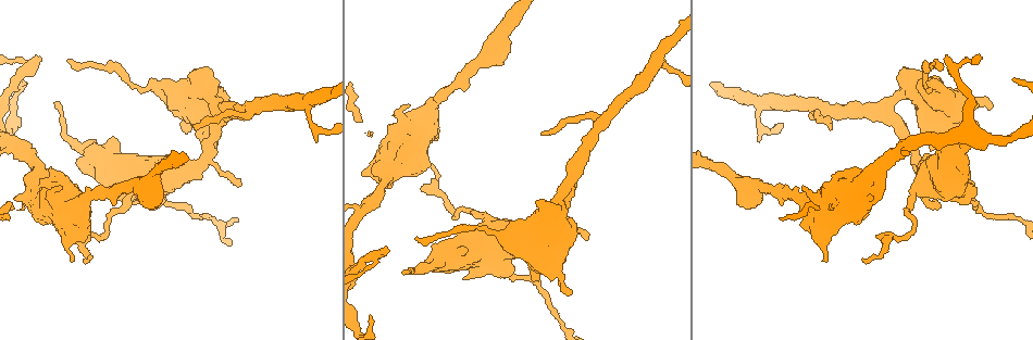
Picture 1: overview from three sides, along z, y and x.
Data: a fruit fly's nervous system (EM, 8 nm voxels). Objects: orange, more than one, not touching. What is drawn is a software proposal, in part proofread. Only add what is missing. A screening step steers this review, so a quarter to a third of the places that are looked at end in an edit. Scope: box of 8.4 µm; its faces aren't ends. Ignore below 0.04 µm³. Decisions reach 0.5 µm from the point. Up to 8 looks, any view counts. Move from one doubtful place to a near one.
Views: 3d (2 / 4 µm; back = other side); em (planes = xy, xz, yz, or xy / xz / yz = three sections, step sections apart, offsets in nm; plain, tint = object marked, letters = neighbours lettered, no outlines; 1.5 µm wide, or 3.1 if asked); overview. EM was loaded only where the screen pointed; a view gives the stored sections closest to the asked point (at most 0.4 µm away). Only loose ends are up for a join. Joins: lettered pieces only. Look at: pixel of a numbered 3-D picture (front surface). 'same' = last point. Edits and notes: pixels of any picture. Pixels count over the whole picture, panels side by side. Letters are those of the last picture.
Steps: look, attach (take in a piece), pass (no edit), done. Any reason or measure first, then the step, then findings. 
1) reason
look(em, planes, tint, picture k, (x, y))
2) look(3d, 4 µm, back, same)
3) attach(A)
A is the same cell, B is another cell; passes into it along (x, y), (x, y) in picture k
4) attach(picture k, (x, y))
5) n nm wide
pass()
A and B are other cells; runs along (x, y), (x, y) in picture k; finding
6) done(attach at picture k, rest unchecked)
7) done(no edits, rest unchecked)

branch stops here
look(em, xz, step 8, letters, picture 1, (947, 56))

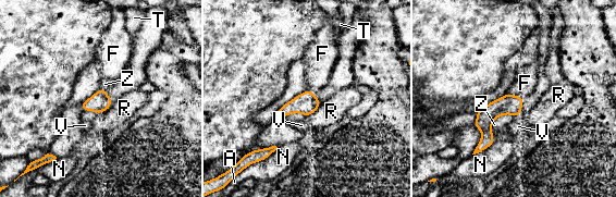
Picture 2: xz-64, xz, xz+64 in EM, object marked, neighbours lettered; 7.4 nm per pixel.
150 nm wide
pass()
A, F, N, R, T, V and Z are other cells; border along (515, 117), (501, 114), (491, 127) in picture 2; none of them fits

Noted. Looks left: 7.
thin end
look(em, planes, letters, picture 1, (369, 316))

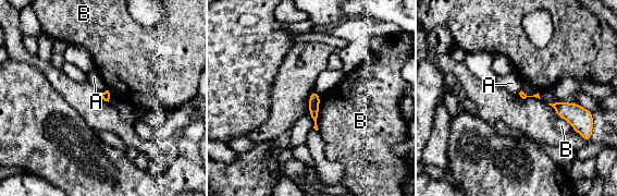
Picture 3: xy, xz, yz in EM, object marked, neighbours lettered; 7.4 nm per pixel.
pass()
A and B are other cells; none of them fits

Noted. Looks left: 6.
branch stops here
look(em, planes, plain, picture 1, (587, 238))

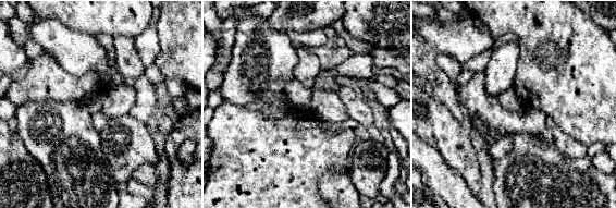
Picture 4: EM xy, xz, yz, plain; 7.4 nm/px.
see the neighbours
look(em, planes, letters, same)

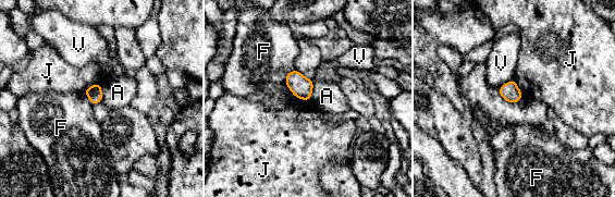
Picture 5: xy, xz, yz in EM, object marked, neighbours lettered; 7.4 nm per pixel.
pass()
A, F, J and V are other cells; border along (314, 81), (314, 89), (309, 100) in picture 5; no lettered piece goes on from it

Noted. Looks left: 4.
done(no edits, rest unchecked)

